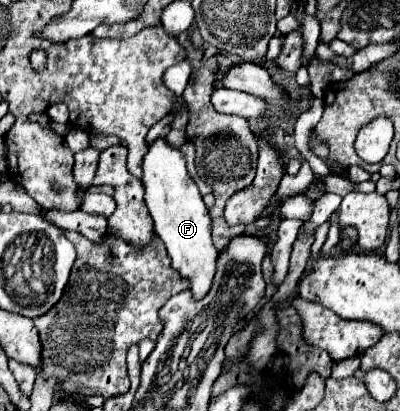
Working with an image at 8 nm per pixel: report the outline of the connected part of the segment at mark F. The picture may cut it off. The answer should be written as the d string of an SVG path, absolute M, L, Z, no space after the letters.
M158 138L148 146L142 170L146 188L144 198L154 220L156 234L166 244L172 268L180 274L182 280L188 280L188 290L192 292L194 300L202 300L212 286L220 252L212 242L208 208L204 206L202 196L186 170L186 158L178 148L170 148L164 138Z

